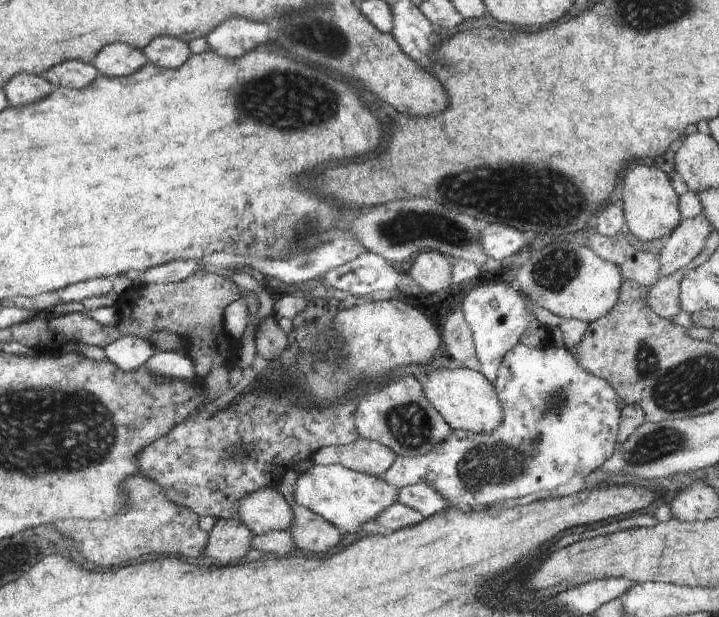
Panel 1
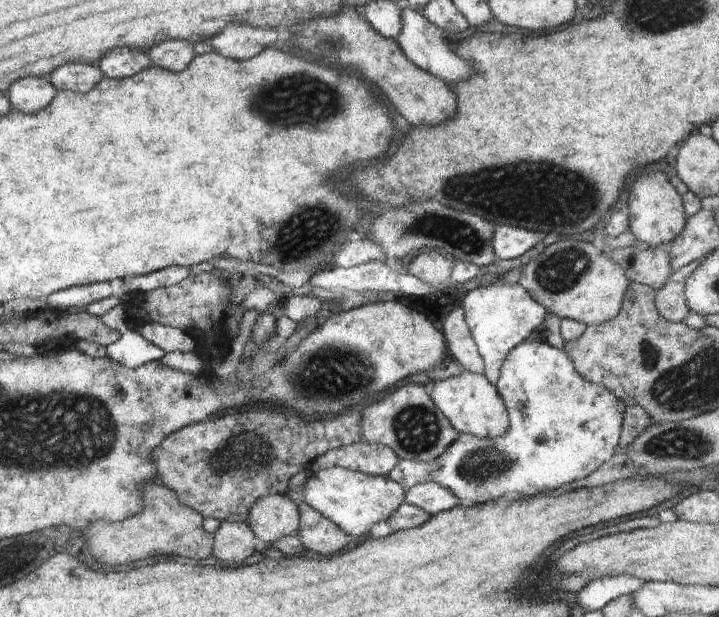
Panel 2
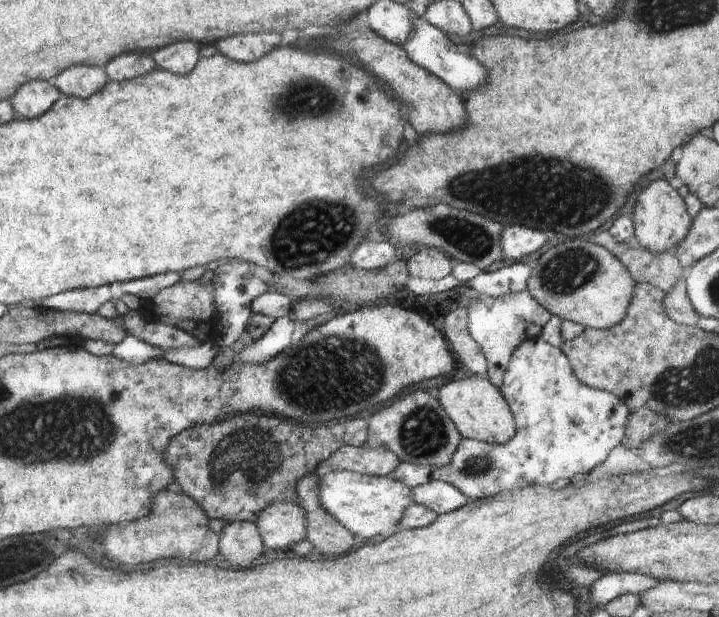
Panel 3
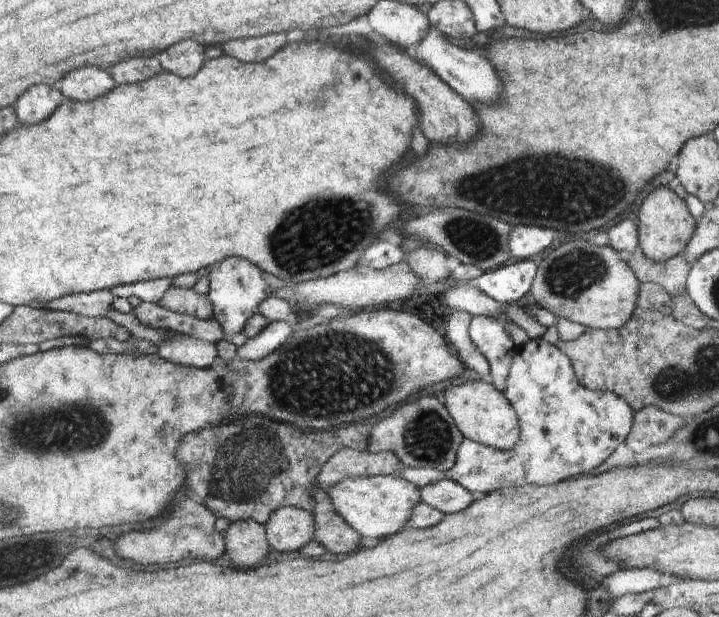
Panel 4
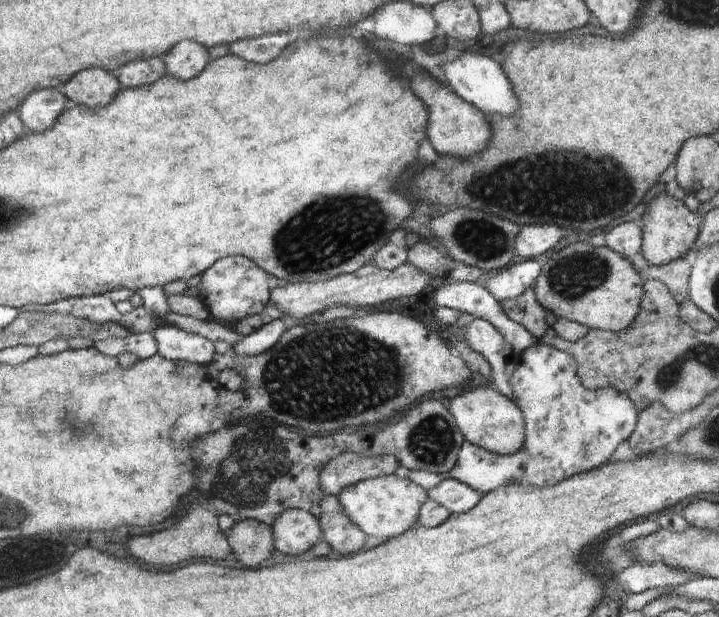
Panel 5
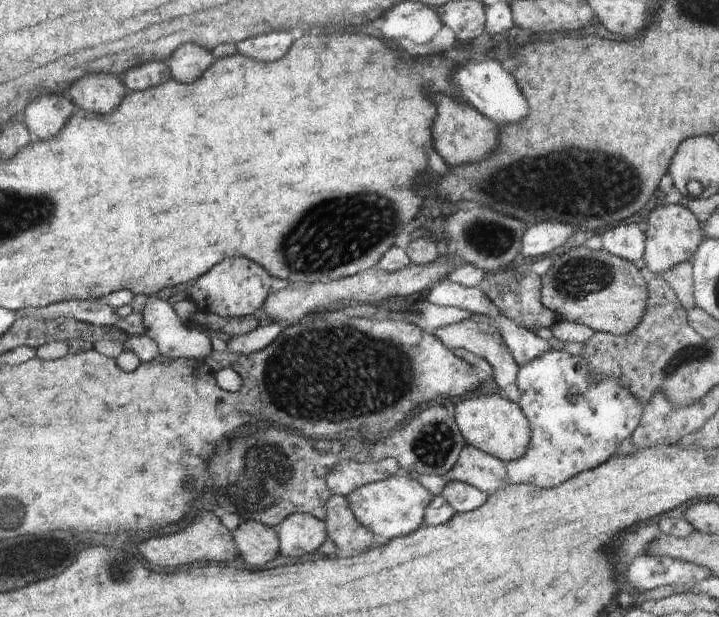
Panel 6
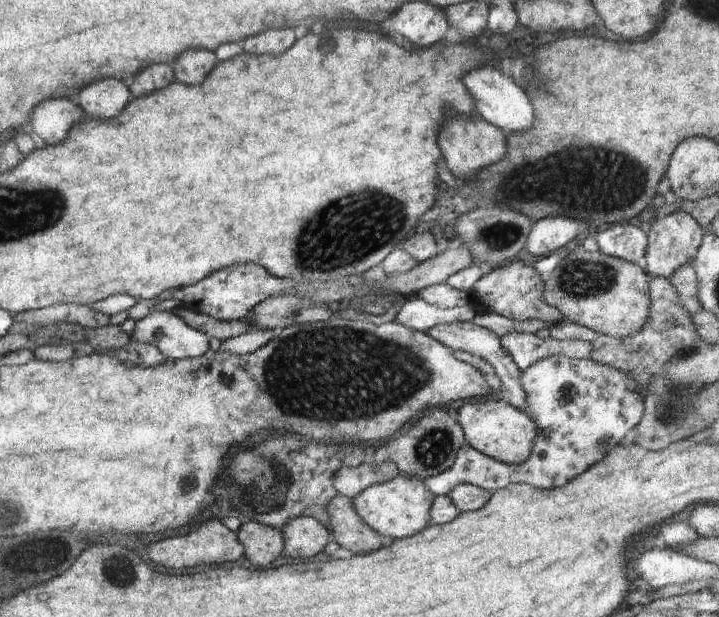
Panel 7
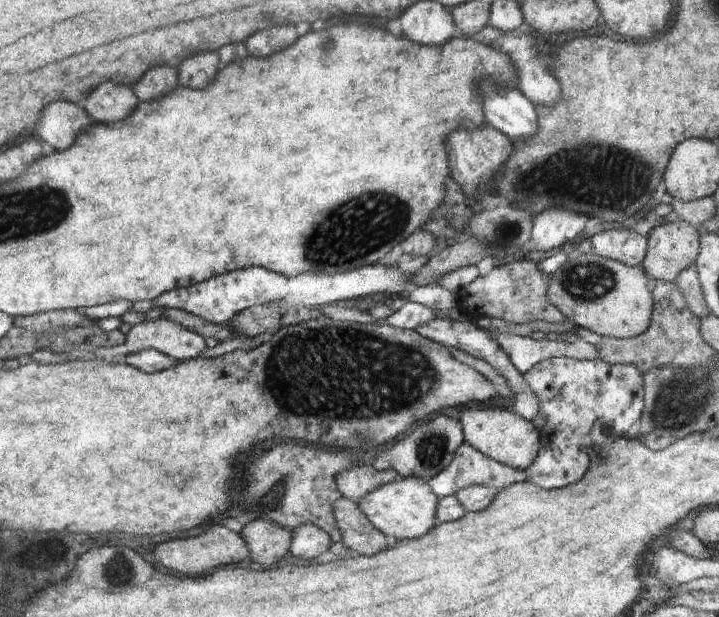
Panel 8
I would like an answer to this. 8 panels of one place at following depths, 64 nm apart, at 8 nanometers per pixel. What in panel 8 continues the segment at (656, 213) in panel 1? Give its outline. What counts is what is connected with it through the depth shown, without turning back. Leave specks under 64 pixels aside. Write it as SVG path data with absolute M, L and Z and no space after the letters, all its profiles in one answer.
M668 218L668 224L653 228L647 236L647 251L641 267L651 281L676 282L678 274L694 266L700 250L701 230L678 218Z

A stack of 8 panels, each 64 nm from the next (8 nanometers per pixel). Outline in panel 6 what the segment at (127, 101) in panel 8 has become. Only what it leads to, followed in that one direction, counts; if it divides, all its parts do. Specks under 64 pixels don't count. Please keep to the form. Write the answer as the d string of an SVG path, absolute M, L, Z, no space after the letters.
M88 74L64 92L68 100L90 112L108 112L116 108L124 94L124 86L112 74Z

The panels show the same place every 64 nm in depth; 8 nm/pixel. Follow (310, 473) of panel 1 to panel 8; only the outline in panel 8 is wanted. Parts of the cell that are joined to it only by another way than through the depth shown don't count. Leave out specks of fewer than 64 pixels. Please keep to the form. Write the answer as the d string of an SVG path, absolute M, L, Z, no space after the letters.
M403 478L376 488L374 492L366 494L360 502L357 502L362 514L370 520L372 526L377 528L385 536L394 538L418 538L424 536L434 524L436 524L436 508L438 508L438 497L427 481L420 478Z

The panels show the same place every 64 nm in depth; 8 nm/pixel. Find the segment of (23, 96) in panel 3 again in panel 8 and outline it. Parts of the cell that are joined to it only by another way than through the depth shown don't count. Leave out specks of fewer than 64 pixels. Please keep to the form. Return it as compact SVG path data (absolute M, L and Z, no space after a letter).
M52 102L40 112L36 134L56 151L74 144L78 130L92 124L88 114L72 102Z

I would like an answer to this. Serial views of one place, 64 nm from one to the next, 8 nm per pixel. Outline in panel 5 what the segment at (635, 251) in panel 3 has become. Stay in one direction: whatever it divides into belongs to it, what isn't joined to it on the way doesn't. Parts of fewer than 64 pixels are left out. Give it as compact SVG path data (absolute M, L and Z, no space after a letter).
M640 253L632 260L633 267L644 281L658 280L666 285L674 300L679 304L684 304L690 299L688 292L688 283L691 273L691 260L684 258L675 260L666 264L666 266L646 266L642 270L643 264L646 264L643 254Z

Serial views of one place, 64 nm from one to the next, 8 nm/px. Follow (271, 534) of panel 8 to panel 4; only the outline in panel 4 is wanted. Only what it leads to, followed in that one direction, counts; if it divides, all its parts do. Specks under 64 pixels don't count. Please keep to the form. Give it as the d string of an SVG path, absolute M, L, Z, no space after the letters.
M255 520L234 521L222 532L222 538L226 554L242 568L256 566L272 550L266 540L266 528Z

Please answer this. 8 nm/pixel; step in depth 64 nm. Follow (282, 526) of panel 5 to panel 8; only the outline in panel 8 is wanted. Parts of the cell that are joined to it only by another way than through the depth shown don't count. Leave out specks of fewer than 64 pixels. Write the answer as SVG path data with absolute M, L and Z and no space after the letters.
M300 524L298 528L291 530L292 544L290 544L290 554L296 558L318 558L320 554L324 554L333 543L330 536L316 524Z

